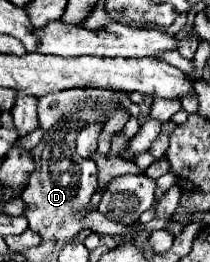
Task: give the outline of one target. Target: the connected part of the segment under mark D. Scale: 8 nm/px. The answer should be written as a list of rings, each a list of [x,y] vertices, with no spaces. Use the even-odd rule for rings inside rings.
[[[74,87],[70,91],[58,91],[54,95],[44,95],[38,97],[38,119],[40,119],[40,129],[42,129],[42,139],[40,143],[30,151],[34,159],[34,173],[30,175],[28,187],[22,191],[22,199],[28,203],[26,209],[26,219],[28,219],[28,229],[38,233],[42,239],[48,241],[70,241],[76,237],[78,231],[82,229],[92,229],[96,233],[106,233],[106,235],[130,235],[136,233],[136,229],[142,231],[156,231],[164,229],[168,221],[152,219],[148,223],[132,223],[132,225],[120,225],[98,211],[86,211],[90,197],[96,191],[96,163],[92,159],[82,159],[76,153],[76,135],[82,127],[88,127],[90,123],[106,123],[112,111],[124,109],[124,105],[112,101],[114,89],[98,89],[98,87]],[[94,97],[108,97],[106,101],[96,101]]]

